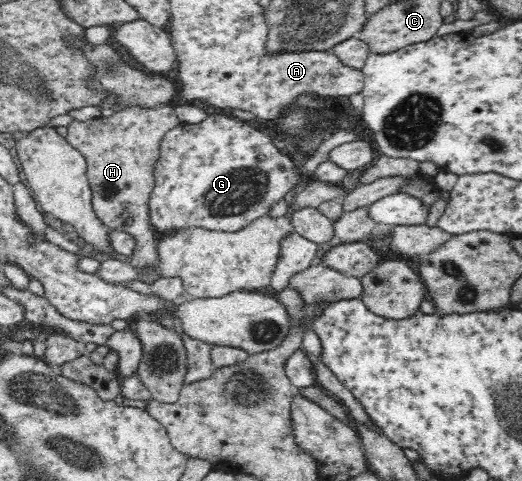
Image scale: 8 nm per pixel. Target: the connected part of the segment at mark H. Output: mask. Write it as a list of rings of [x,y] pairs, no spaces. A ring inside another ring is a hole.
[[[175,104],[156,108],[127,107],[110,117],[88,121],[73,120],[65,138],[86,159],[87,180],[92,192],[92,205],[97,216],[111,230],[134,236],[134,251],[129,262],[134,267],[152,267],[158,263],[158,233],[150,224],[150,196],[155,184],[154,166],[160,157],[159,147],[164,134],[180,125]]]

